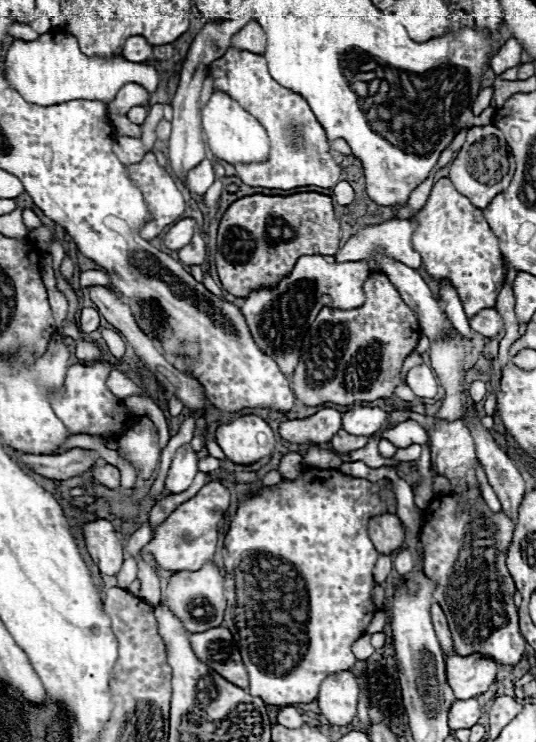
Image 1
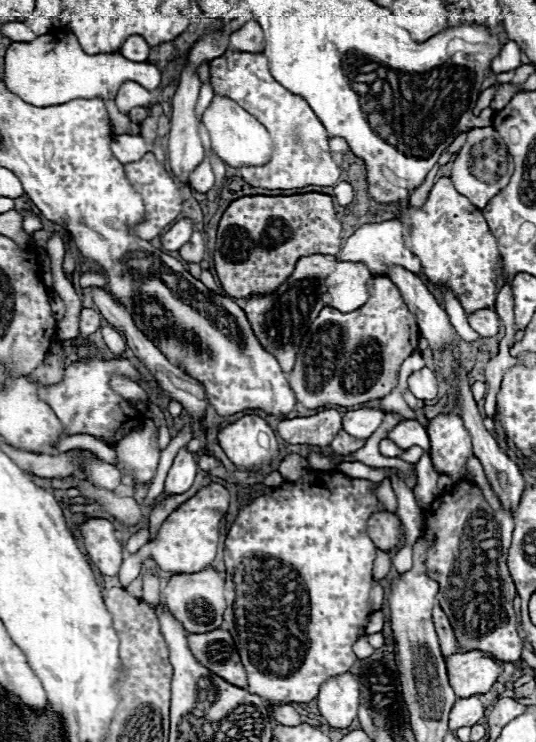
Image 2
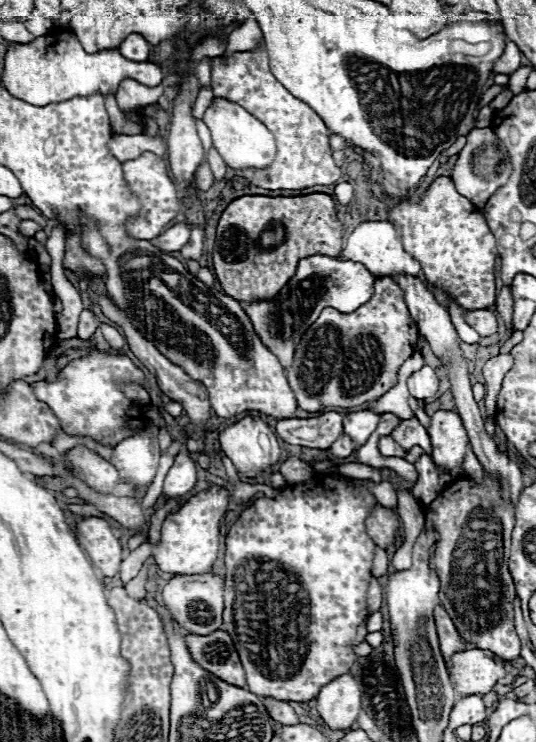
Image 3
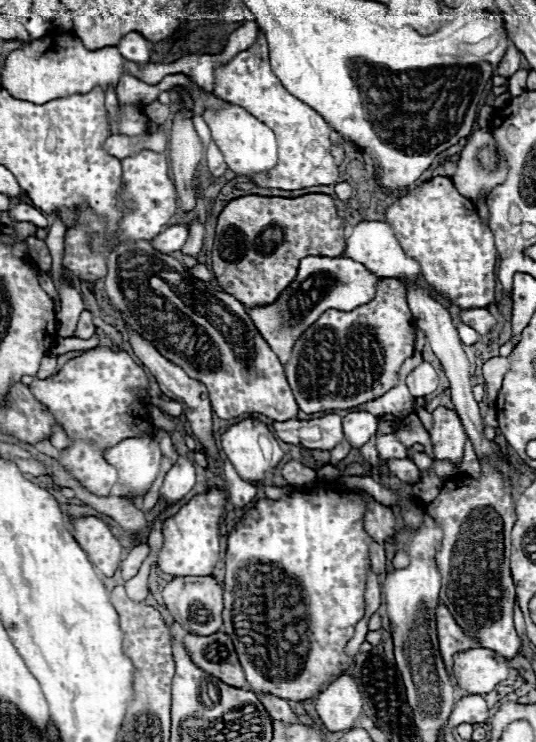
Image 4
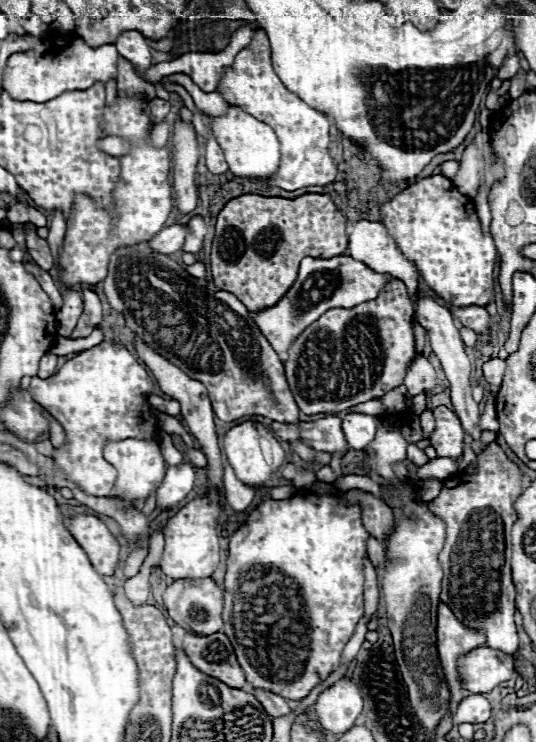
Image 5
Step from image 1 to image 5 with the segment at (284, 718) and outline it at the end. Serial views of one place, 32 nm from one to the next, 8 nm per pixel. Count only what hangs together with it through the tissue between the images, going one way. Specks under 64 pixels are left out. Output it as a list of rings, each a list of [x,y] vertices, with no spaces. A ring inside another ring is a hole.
[[[256,688],[252,690],[252,694],[260,700],[260,704],[264,706],[264,710],[272,718],[280,718],[280,716],[284,716],[284,714],[290,712],[290,706],[286,704],[286,698],[282,698],[282,696],[276,696],[276,694],[268,692],[268,690],[256,690]]]

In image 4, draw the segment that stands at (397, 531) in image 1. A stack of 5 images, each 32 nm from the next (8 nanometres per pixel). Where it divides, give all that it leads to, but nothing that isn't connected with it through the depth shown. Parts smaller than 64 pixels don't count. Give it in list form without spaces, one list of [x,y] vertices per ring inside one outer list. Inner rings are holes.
[[[370,500],[368,512],[364,514],[364,528],[378,544],[388,544],[396,532],[396,518],[392,508],[380,504],[378,500]]]

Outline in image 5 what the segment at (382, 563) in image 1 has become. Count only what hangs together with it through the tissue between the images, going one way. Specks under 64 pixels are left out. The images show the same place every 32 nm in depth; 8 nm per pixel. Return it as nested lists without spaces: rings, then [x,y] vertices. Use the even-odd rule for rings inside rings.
[[[370,536],[366,544],[368,544],[368,556],[370,556],[372,564],[374,564],[374,566],[380,566],[380,564],[384,562],[384,556],[386,556],[386,552],[384,552],[384,550],[386,550],[386,546],[384,546],[384,544],[380,544],[374,536]]]

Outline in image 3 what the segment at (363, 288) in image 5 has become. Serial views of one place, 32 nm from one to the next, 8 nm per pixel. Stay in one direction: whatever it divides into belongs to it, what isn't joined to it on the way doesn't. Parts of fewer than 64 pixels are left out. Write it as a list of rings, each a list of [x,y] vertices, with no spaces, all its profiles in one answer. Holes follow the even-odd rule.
[[[316,254],[300,260],[294,278],[278,292],[274,300],[246,304],[244,310],[250,316],[260,340],[278,356],[280,364],[288,368],[292,364],[296,344],[300,342],[308,326],[320,316],[320,312],[324,308],[336,308],[340,312],[352,312],[360,308],[372,298],[376,280],[378,278],[372,276],[360,262]]]

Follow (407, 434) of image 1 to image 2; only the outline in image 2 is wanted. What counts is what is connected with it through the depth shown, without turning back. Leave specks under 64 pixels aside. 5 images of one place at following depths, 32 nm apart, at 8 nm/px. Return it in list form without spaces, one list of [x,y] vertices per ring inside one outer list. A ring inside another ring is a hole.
[[[402,420],[392,432],[388,432],[388,438],[404,450],[410,446],[420,446],[424,450],[430,450],[430,440],[428,440],[426,428],[416,420]]]

